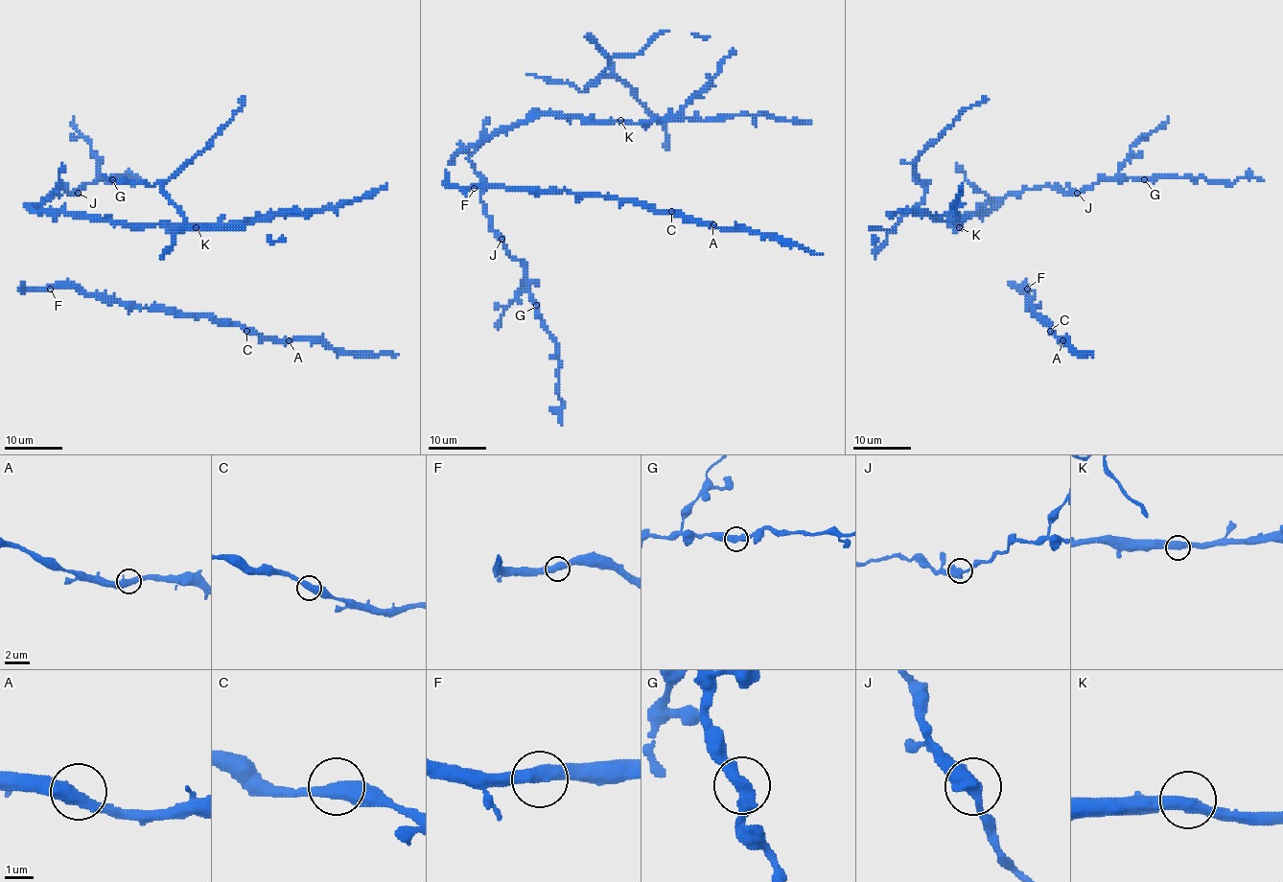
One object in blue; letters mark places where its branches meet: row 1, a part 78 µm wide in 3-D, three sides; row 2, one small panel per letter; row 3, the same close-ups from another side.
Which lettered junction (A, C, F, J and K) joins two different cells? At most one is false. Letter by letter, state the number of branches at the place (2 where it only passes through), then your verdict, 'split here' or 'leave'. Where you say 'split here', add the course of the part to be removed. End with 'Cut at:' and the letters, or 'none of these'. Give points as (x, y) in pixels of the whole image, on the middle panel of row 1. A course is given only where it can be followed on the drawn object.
A: 2 branches meet; leave
C: 2 branches meet; leave
F: 2 branches meet; leave
J: 2 branches meet; leave
K: 2 branches meet; leave
Cut at: none of these

